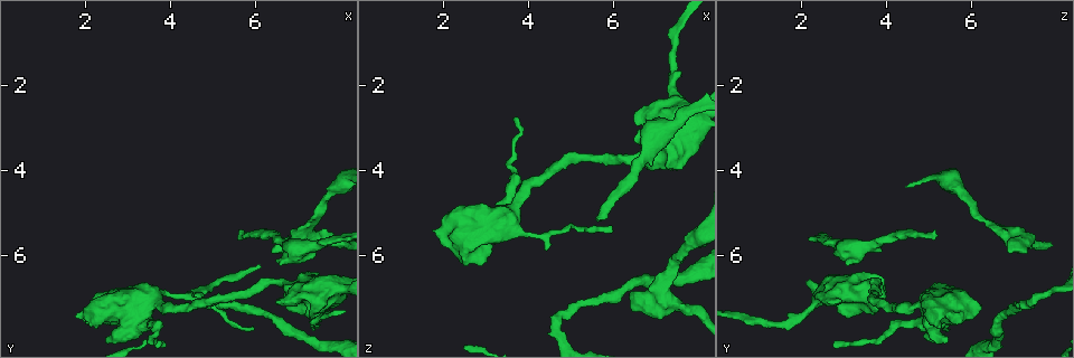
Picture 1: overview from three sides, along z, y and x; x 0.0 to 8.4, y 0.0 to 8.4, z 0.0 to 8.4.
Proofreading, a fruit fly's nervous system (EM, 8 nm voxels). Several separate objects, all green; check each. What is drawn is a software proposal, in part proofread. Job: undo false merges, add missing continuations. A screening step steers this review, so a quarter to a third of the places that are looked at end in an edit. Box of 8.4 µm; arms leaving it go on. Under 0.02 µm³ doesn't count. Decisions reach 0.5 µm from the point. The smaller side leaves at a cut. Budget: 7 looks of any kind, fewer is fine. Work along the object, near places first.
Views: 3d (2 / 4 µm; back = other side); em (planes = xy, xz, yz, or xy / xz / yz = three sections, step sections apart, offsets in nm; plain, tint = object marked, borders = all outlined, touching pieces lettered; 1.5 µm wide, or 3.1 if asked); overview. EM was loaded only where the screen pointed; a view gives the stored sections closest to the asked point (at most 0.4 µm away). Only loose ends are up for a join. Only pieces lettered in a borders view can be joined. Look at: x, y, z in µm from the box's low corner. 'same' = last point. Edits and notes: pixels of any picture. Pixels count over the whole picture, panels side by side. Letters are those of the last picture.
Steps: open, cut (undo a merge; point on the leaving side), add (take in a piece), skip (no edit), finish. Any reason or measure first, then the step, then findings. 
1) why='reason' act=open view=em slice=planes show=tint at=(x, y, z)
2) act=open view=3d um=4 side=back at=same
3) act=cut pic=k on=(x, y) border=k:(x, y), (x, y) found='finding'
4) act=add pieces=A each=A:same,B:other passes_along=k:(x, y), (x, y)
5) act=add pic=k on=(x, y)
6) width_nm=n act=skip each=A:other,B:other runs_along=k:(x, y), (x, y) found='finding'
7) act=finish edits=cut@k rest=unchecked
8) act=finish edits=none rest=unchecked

why='sudden change in width' act=open view=3d um=2 at=(7.65, 4.70, 5.90)

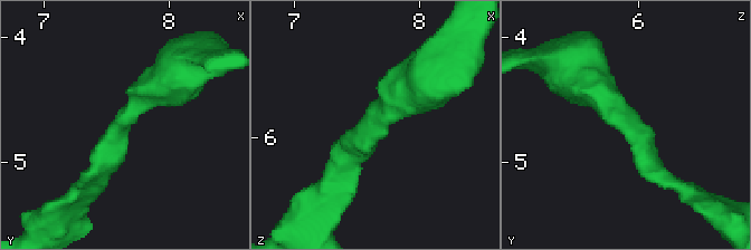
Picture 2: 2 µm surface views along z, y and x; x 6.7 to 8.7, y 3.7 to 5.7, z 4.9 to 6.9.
act=open view=em slice=planes show=borders at=(7.62, 4.70, 5.88)

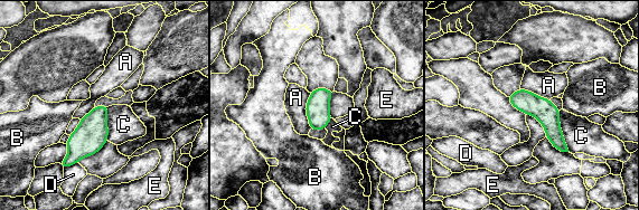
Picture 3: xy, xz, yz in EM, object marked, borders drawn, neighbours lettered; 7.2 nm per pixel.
width_nm=170 act=skip each=A:other,B:other,C:other,D:other,E:other runs_along=3:(514, 96), (551, 124), (564, 149) found='continuous, no second cell'

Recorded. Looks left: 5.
why='an open end' act=open view=em slice=planes show=borders at=(6.40, 5.95, 7.25)

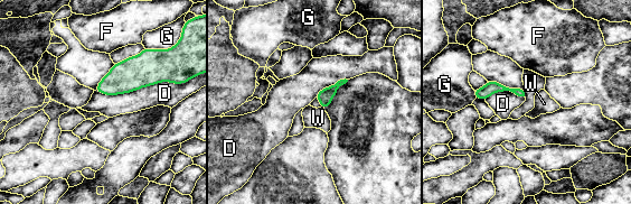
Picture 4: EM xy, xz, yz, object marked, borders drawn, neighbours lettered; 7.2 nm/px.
act=skip each=D:other,F:other,G:other,W:other border=4:(166, 81), (118, 94), (95, 91) found='none of them fits'

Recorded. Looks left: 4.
why='sharp bend' act=open view=3d um=2 at=(4.65, 7.10, 7.50)

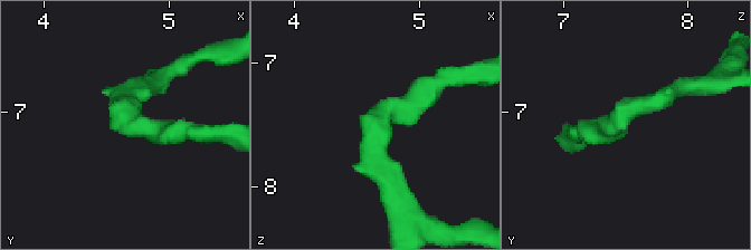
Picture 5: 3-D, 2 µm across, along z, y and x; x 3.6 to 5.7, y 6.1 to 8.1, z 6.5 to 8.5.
act=open view=em slice=xz step=4 show=tint at=(4.64, 7.04, 7.44)

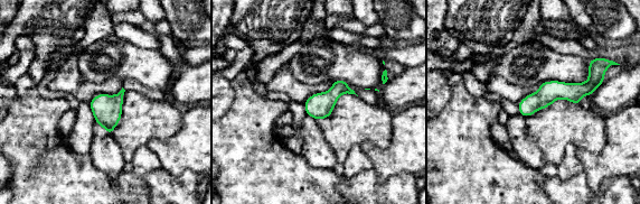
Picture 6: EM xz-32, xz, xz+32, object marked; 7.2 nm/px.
act=open view=em slice=xz step=4 show=borders at=same

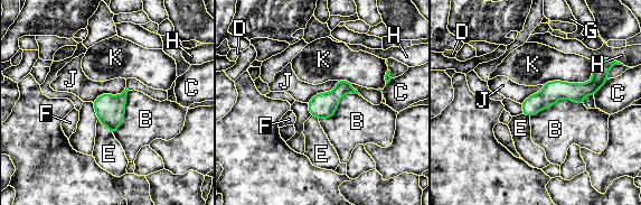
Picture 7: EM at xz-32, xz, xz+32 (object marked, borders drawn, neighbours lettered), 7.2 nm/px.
act=skip each=B:other,C:other,D:other,E:other,F:other,G:other,H:other,J:other,K:other border=7:(125, 86), (92, 102) found='all the same cell'

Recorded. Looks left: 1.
act=finish edits=none rest=unchecked

